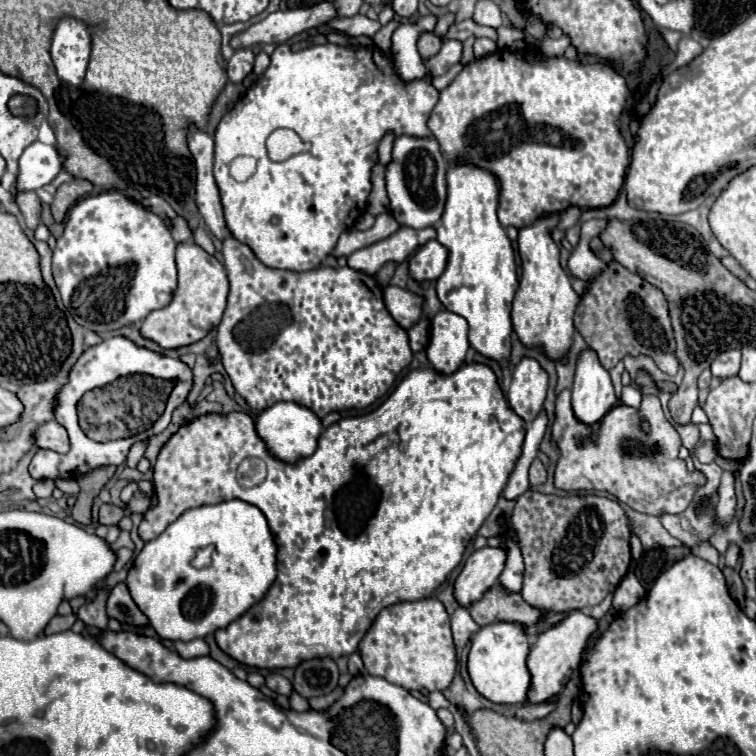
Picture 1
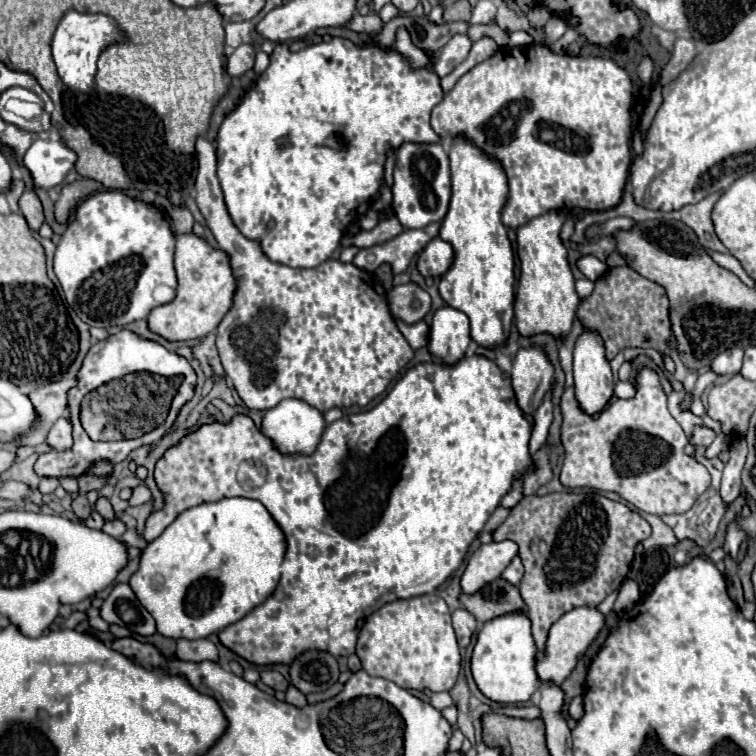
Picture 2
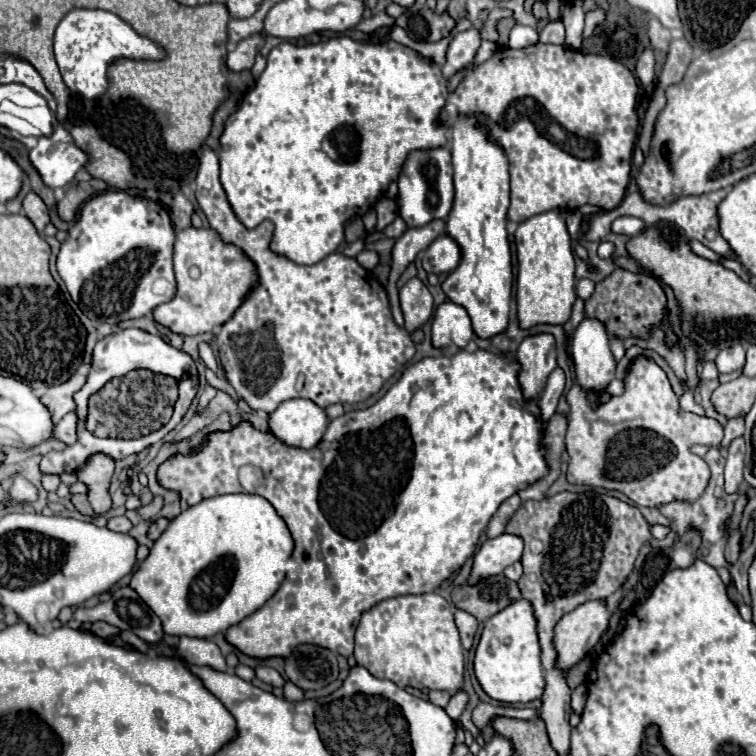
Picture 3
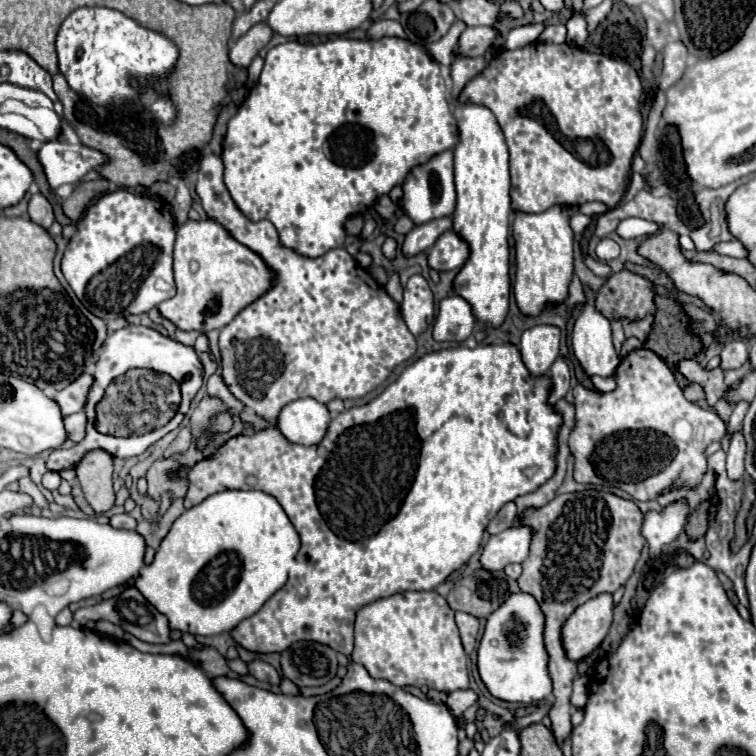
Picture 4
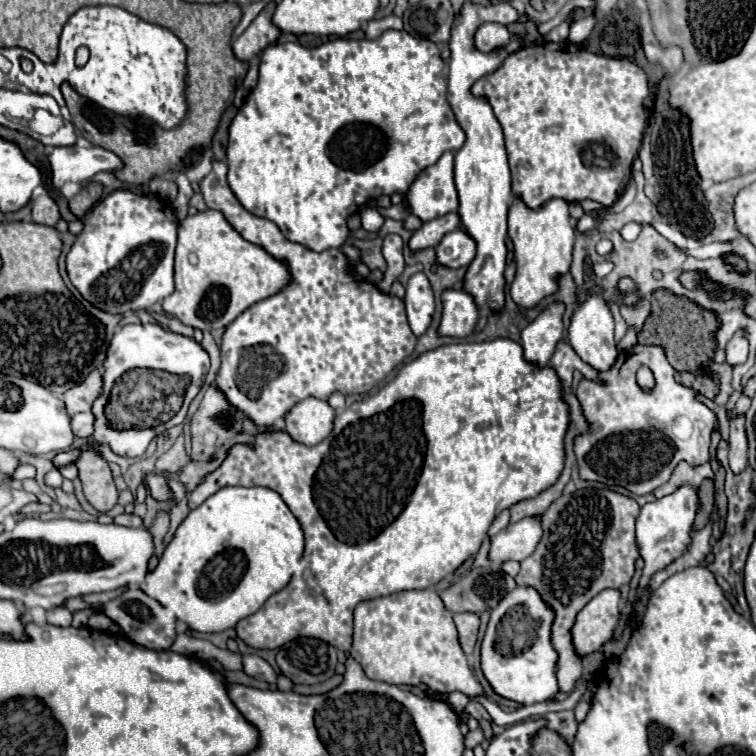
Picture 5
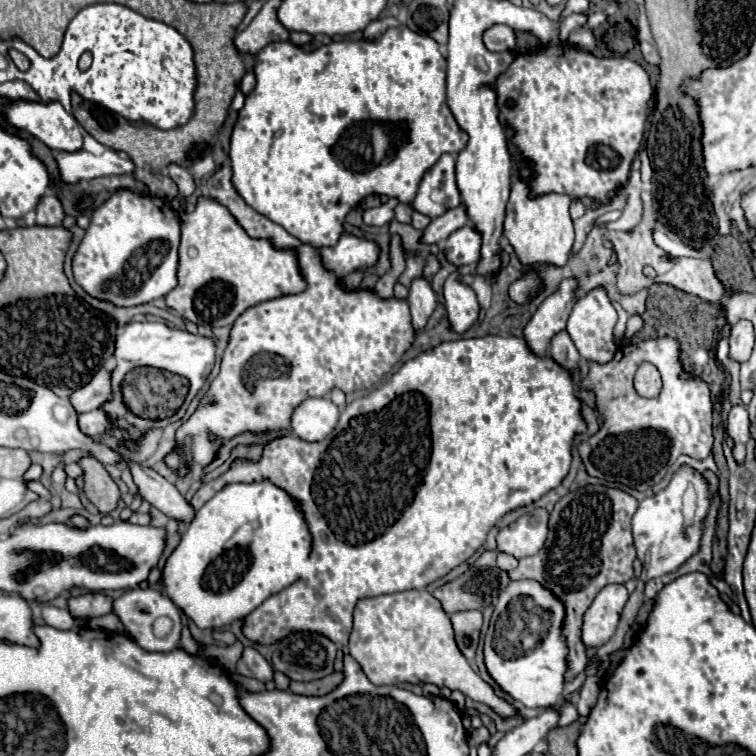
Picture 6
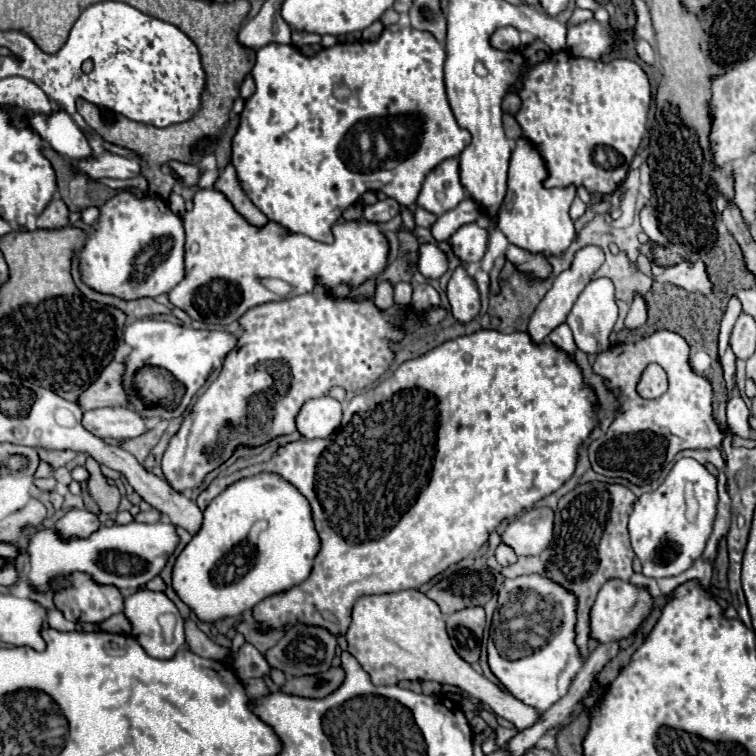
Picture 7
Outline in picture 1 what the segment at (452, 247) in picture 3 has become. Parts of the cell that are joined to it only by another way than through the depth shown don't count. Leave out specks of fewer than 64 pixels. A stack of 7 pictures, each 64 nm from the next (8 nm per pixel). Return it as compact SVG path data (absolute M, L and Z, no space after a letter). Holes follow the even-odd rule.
M430 240L408 258L408 272L416 282L436 280L446 268L446 258L446 248L438 240Z

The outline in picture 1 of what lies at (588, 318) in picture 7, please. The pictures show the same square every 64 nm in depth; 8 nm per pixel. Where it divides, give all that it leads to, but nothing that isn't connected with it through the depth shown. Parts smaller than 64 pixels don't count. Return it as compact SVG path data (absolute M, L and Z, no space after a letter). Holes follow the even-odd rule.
M592 350L582 352L576 364L576 376L572 388L572 410L576 420L592 428L614 406L616 406L616 396L608 372L600 366Z

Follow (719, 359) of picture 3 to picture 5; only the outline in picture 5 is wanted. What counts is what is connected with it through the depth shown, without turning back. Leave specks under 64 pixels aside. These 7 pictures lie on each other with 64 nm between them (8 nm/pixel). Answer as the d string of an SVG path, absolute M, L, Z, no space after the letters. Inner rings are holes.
M738 332L728 344L726 344L726 362L730 366L738 366L744 364L748 358L748 342L746 338Z

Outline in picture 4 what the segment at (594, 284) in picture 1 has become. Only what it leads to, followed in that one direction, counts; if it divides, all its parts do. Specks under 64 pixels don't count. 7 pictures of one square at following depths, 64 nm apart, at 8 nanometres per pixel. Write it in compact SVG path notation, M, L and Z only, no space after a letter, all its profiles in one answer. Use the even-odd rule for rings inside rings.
M620 270L606 278L606 284L596 292L596 310L604 312L610 322L614 320L644 320L656 312L654 284L638 274Z

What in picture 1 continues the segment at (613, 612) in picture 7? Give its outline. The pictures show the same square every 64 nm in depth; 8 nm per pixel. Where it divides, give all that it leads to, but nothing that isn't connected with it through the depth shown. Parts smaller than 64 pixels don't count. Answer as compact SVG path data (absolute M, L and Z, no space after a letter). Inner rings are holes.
M574 610L570 612L560 624L544 630L536 642L530 648L528 654L528 672L530 672L530 688L528 688L528 698L526 704L534 706L534 704L544 704L548 702L552 696L558 696L562 692L562 688L568 682L568 676L572 676L572 672L578 670L580 666L580 658L582 658L582 650L586 648L588 636L596 630L596 620L592 616L588 616L582 610Z

